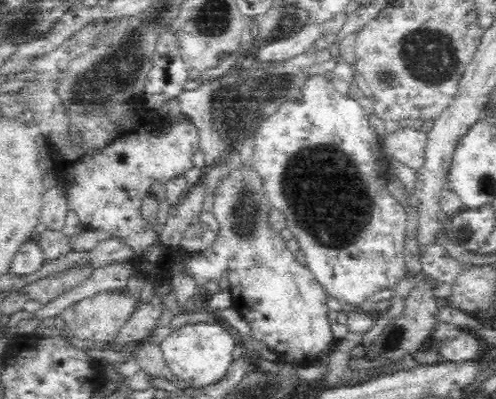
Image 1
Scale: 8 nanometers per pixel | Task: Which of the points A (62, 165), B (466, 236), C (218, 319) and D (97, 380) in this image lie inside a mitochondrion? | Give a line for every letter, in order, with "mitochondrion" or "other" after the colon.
A: other
B: mitochondrion
C: other
D: other

